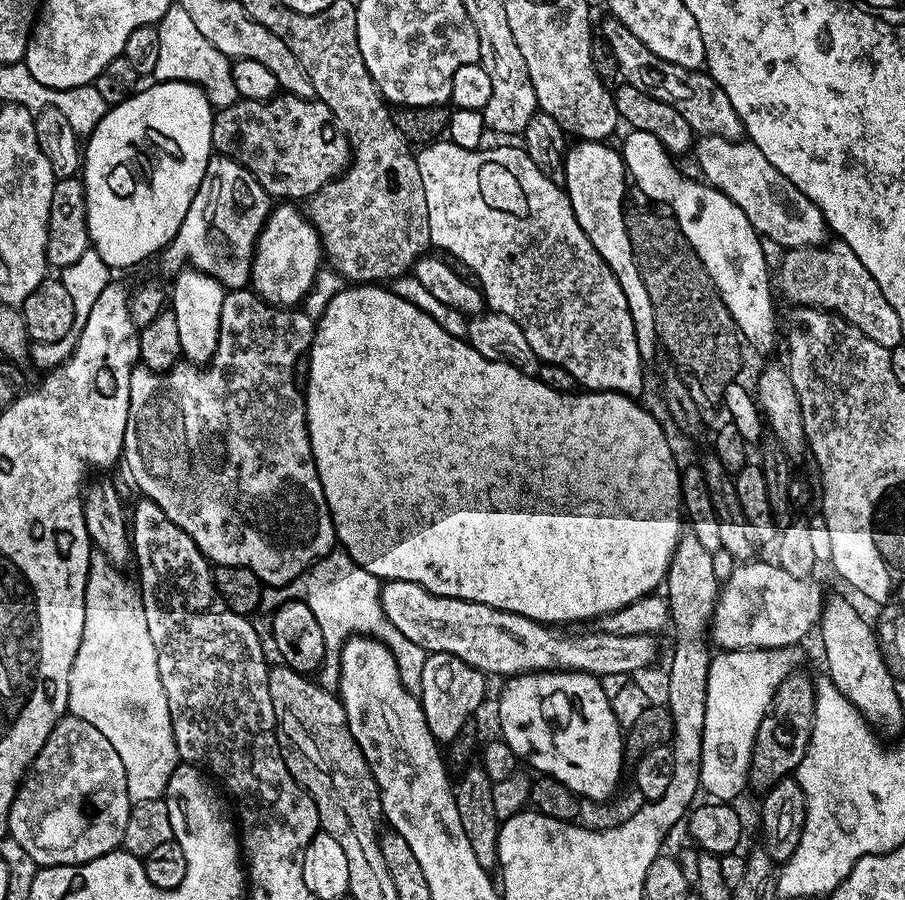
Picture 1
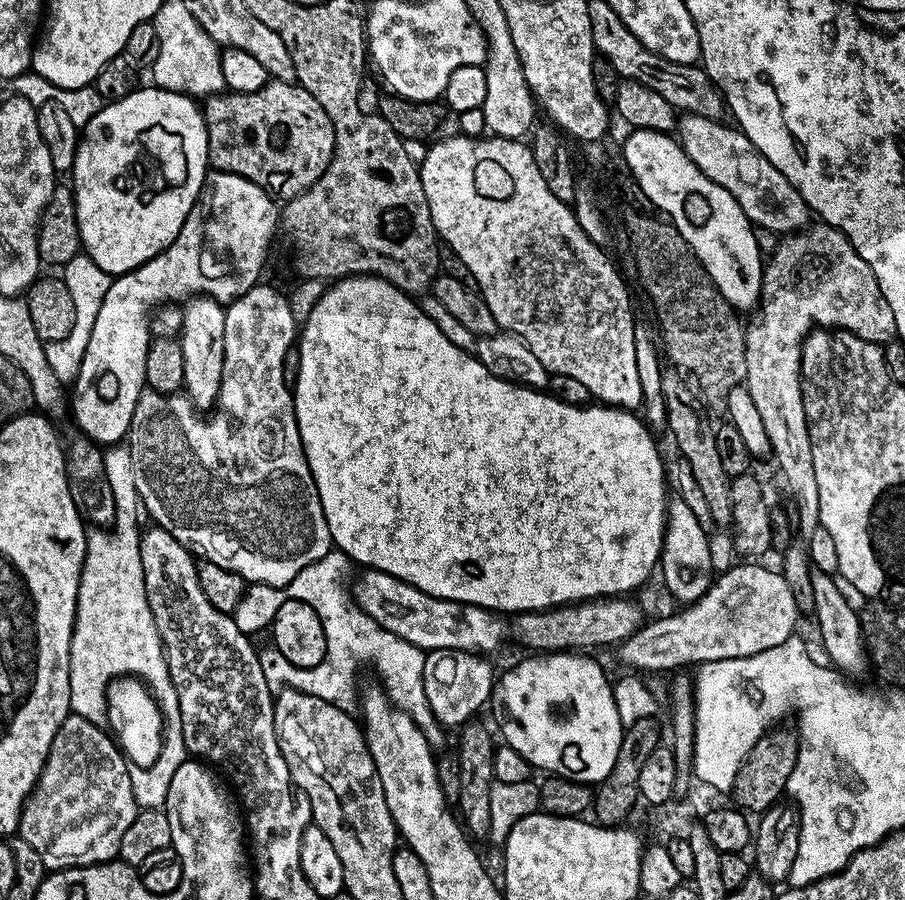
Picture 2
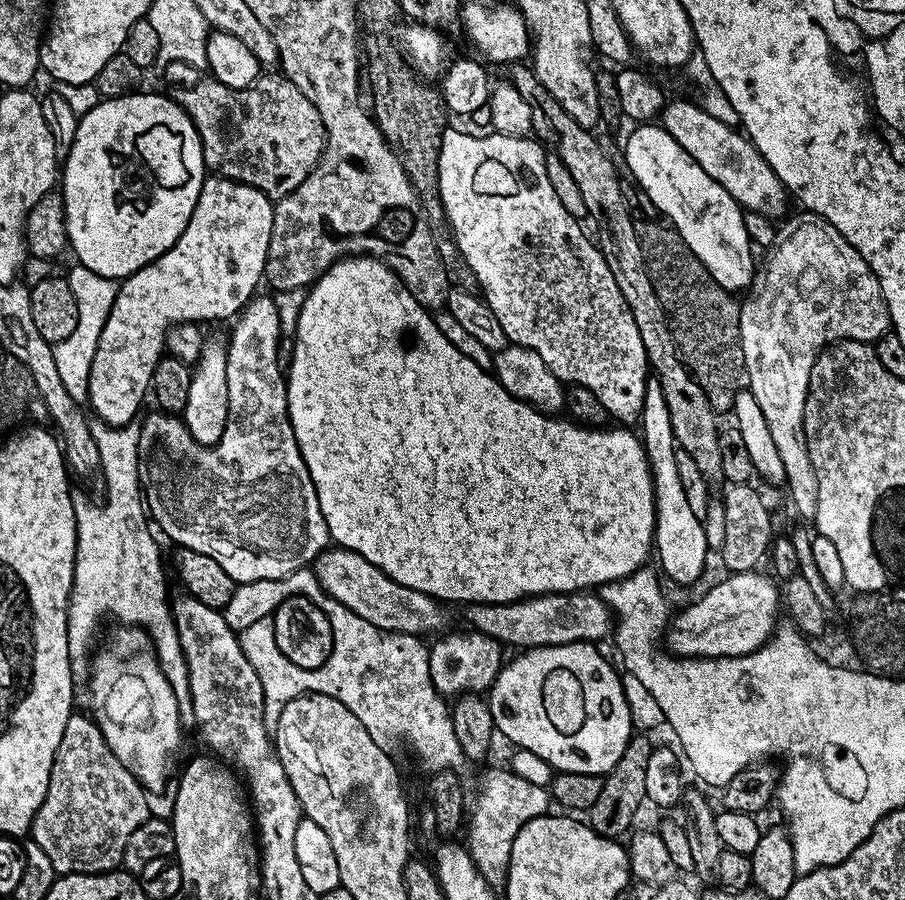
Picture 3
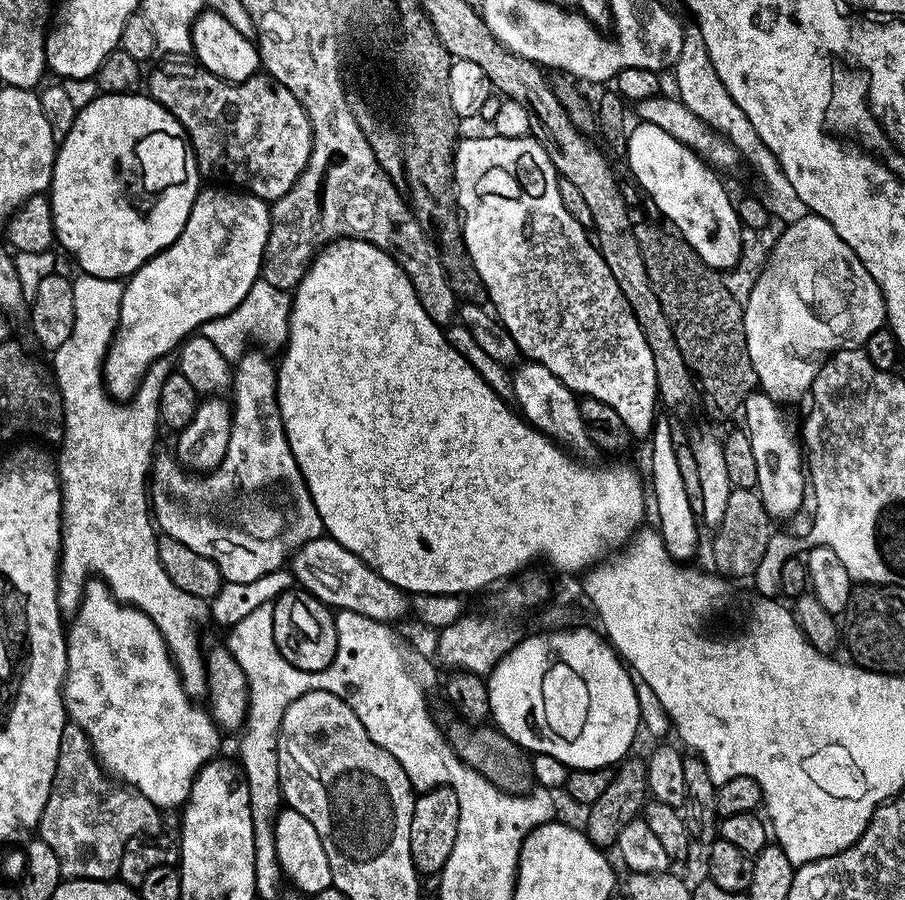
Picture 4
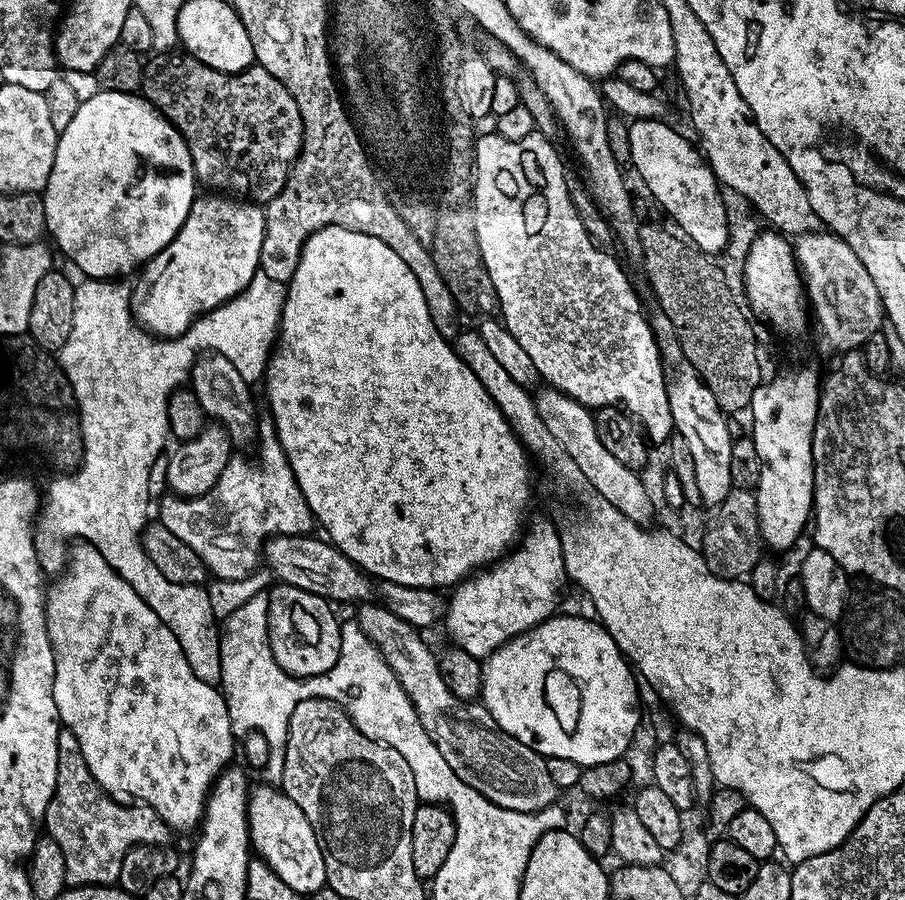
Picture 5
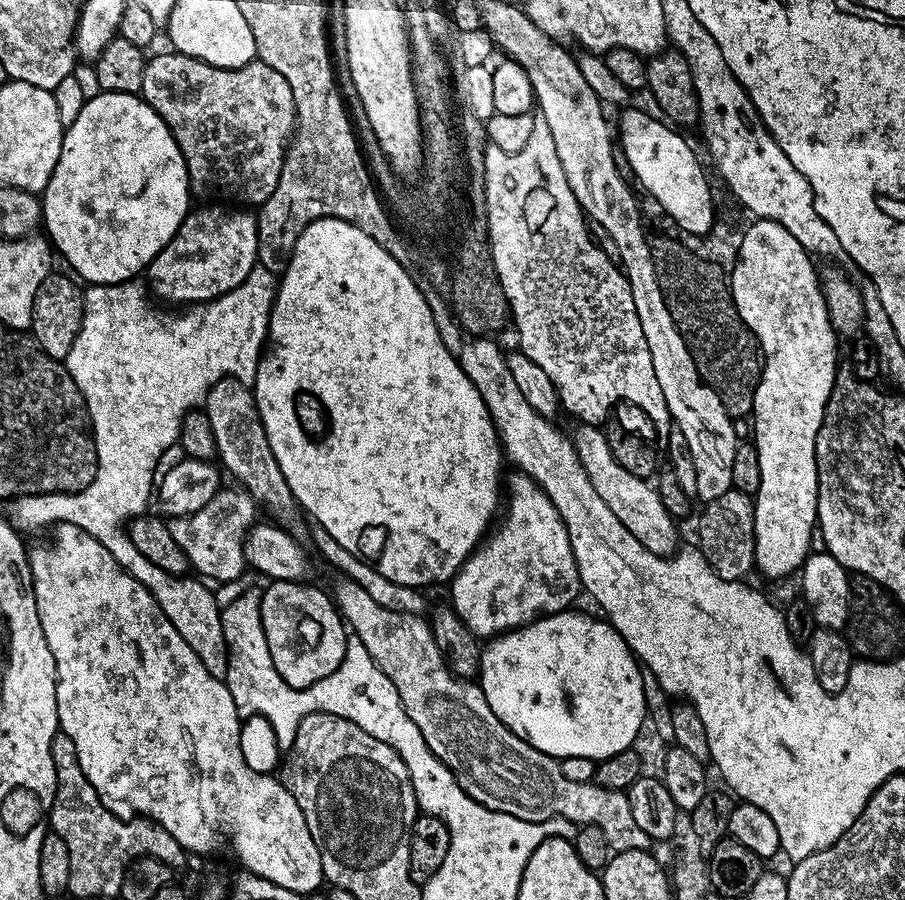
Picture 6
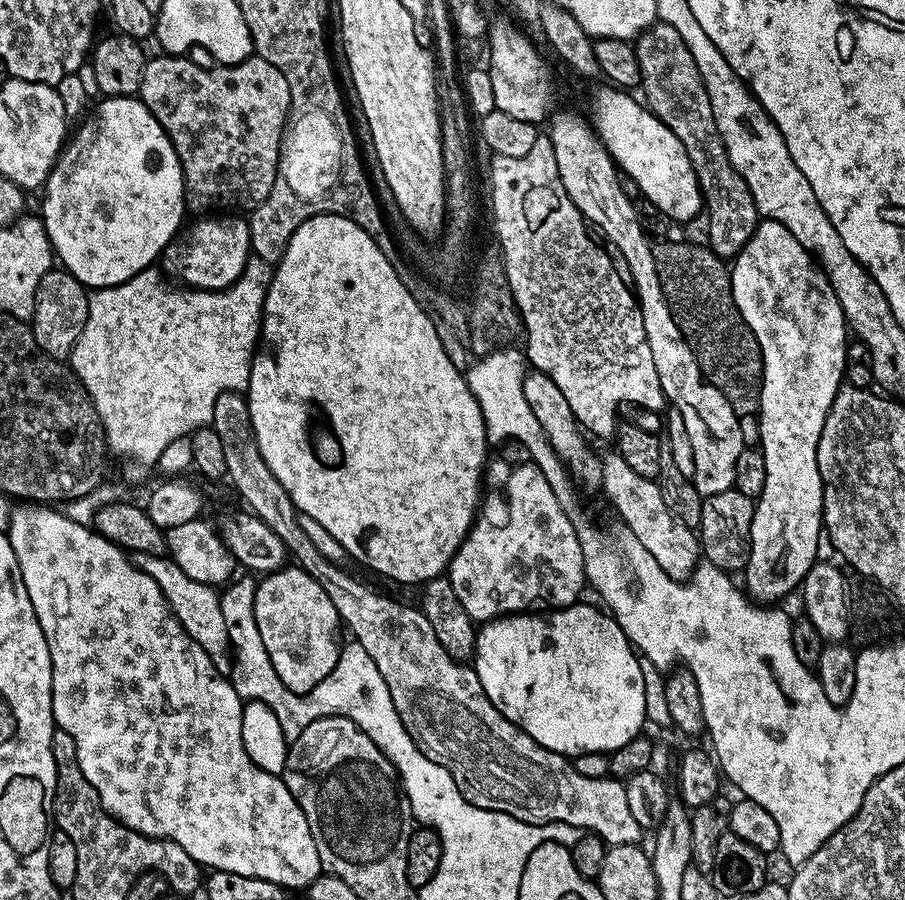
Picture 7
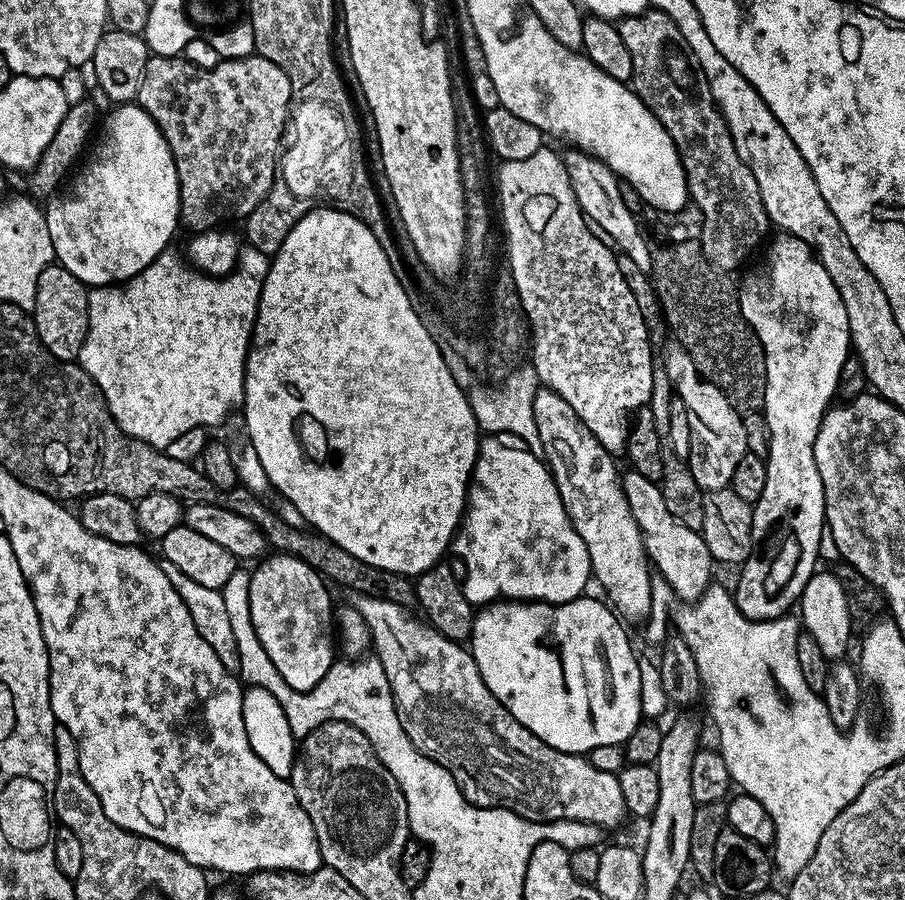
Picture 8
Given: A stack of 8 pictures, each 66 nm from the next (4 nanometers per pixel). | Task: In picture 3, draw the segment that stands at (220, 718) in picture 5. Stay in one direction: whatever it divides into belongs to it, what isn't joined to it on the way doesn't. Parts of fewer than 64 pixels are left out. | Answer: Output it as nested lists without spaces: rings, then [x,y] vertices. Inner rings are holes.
[[[139,626],[112,627],[116,628],[109,630],[104,645],[102,640],[90,660],[86,677],[90,715],[114,758],[134,774],[144,789],[156,794],[167,782],[176,751],[184,740],[180,729],[181,701],[160,669],[148,633]]]

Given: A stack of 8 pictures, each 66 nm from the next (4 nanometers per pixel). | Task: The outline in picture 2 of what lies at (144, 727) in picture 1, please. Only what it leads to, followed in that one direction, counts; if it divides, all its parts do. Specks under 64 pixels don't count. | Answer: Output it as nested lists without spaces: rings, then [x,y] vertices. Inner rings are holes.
[[[109,447],[104,454],[104,465],[106,478],[110,478],[110,490],[114,490],[116,522],[111,525],[110,530],[92,530],[87,533],[84,565],[78,582],[76,617],[70,638],[70,709],[75,715],[90,722],[107,725],[108,685],[117,679],[118,674],[127,674],[144,681],[155,698],[156,705],[166,717],[166,731],[164,745],[152,767],[132,772],[132,789],[141,809],[163,809],[170,782],[174,779],[174,770],[178,770],[178,766],[182,766],[186,758],[178,694],[170,678],[158,626],[154,622],[154,614],[150,614],[150,602],[146,596],[140,553],[140,495],[134,486],[127,447]],[[96,663],[104,668],[96,668]]]

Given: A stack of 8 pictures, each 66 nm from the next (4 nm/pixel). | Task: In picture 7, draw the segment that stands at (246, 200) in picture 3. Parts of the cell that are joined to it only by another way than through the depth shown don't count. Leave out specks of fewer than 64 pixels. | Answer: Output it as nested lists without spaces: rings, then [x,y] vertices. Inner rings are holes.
[[[212,218],[193,219],[196,221],[189,228],[187,225],[172,237],[162,253],[162,268],[169,277],[175,278],[181,285],[208,288],[216,292],[220,288],[229,288],[240,277],[252,251],[252,243],[247,219],[208,219]]]

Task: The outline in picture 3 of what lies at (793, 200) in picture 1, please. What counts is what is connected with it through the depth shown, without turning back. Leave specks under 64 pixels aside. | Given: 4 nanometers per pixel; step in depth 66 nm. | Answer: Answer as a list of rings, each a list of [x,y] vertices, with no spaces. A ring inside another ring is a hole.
[[[669,99],[658,120],[670,138],[674,138],[674,142],[678,142],[678,146],[682,146],[682,150],[686,150],[686,154],[690,154],[690,158],[694,158],[694,162],[698,162],[698,166],[702,166],[702,170],[706,170],[706,174],[710,174],[710,178],[714,178],[714,182],[718,182],[718,186],[722,186],[722,190],[726,190],[741,209],[757,212],[760,216],[780,217],[789,211],[788,189],[778,174],[770,170],[766,158],[762,158],[743,131],[714,118],[714,114],[706,114],[699,103],[692,101],[691,104],[688,100]]]

